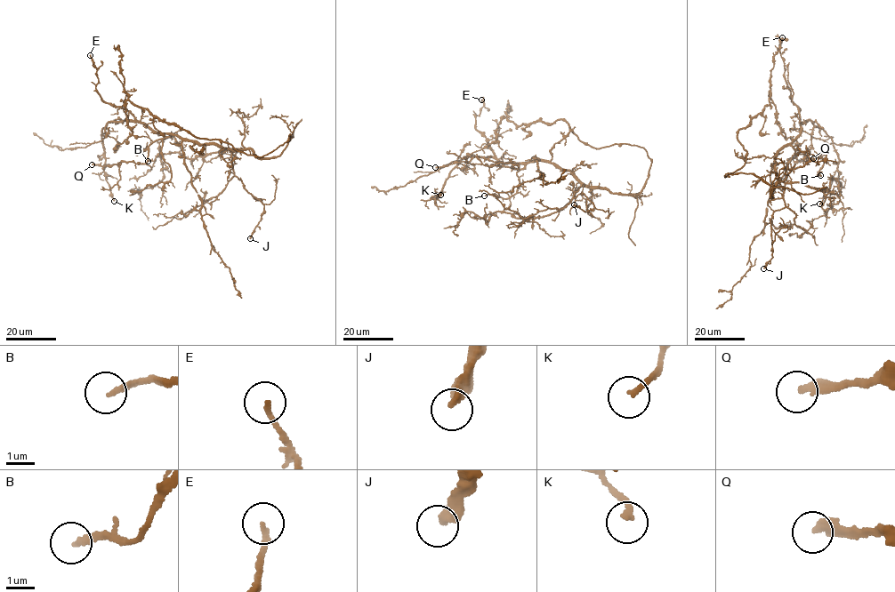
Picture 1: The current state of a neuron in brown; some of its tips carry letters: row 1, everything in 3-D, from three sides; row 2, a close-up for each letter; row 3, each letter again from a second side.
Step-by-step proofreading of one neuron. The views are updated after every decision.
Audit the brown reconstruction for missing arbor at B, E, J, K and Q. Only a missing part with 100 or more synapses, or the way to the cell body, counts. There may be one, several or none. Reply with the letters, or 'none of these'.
none of these

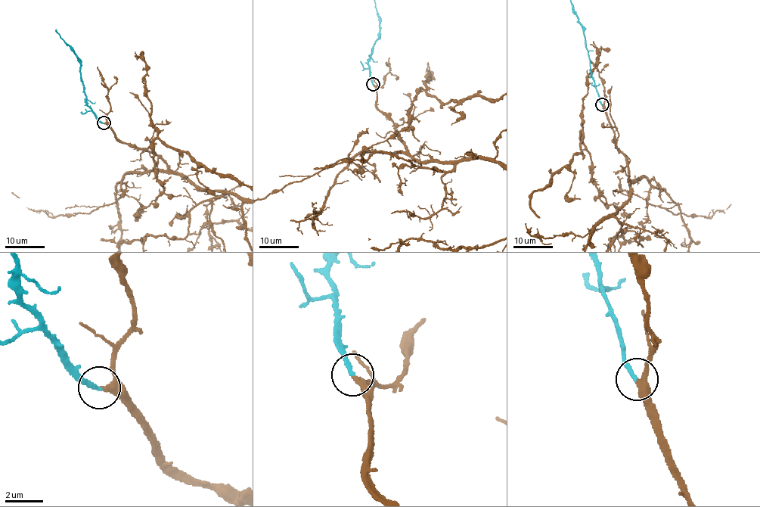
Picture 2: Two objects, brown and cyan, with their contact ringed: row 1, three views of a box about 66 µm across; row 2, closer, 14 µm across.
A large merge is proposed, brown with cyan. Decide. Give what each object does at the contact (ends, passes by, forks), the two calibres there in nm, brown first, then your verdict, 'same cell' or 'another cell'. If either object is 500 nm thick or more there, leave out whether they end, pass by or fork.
brown passes by | cyan ends | 240/240 nm | same cell

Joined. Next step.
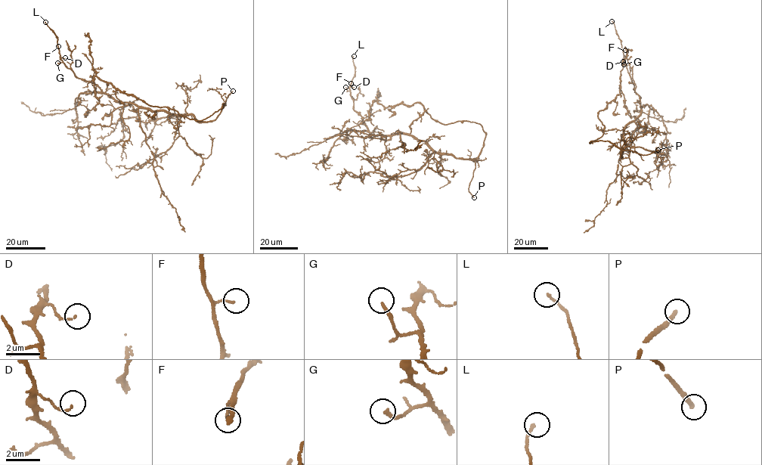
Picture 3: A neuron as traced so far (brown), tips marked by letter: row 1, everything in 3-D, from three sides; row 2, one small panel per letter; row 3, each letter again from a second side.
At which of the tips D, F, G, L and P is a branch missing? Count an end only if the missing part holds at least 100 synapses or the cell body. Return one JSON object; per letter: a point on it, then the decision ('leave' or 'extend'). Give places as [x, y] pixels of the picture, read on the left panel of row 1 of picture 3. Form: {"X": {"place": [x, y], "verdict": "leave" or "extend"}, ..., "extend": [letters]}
{"D": {"place": [65, 57], "verdict": "leave"}, "F": {"place": [58, 46], "verdict": "leave"}, "G": {"place": [57, 63], "verdict": "leave"}, "L": {"place": [45, 22], "verdict": "leave"}, "P": {"place": [233, 91], "verdict": "extend"}, "extend": ["P"]}

